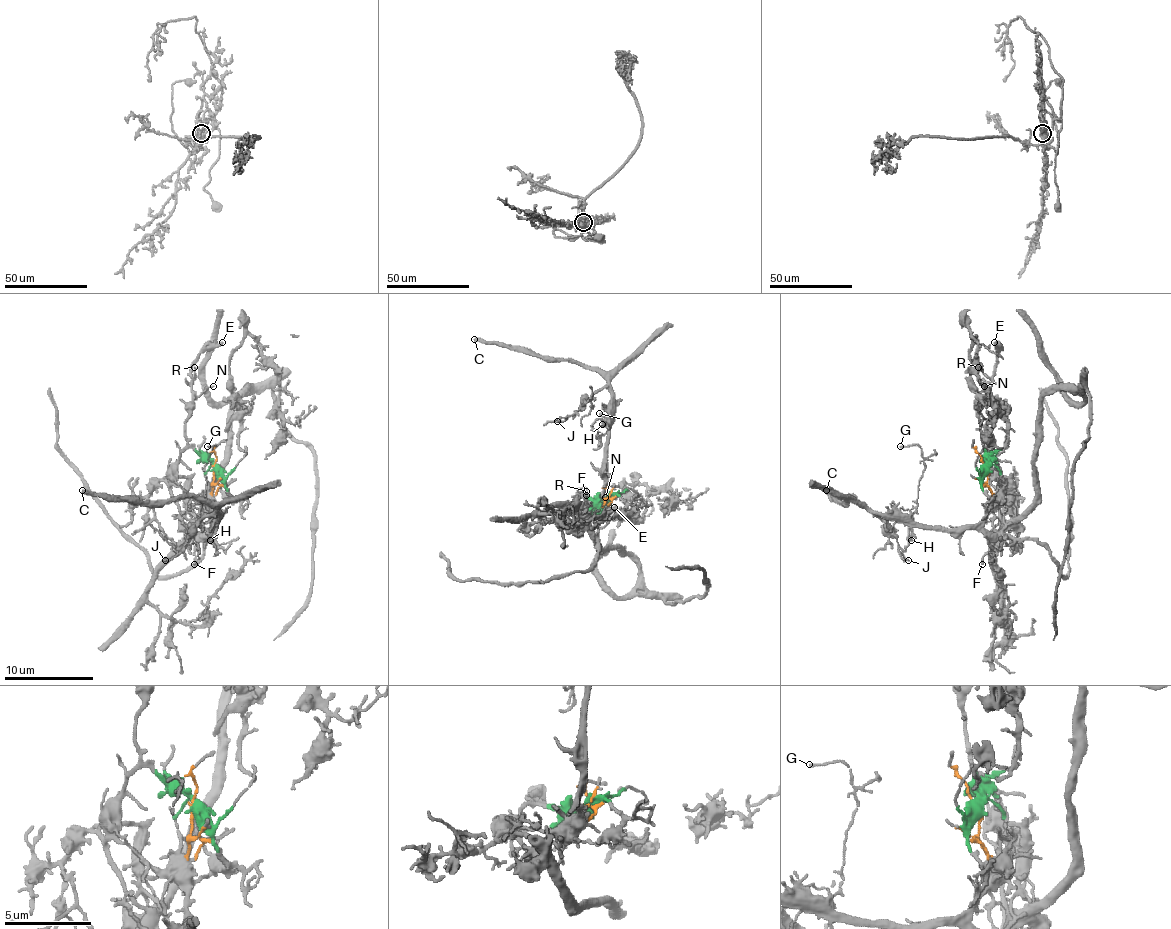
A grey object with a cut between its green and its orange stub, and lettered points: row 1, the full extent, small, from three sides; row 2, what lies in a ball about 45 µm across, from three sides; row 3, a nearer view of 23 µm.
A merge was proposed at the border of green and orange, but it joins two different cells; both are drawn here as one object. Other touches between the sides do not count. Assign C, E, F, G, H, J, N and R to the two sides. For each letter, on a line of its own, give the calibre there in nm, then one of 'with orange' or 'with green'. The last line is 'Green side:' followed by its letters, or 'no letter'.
C: calibre 280 nm; with orange
E: calibre 280 nm; with green
F: calibre 120 nm; with orange
G: calibre 120 nm; with orange
H: calibre 190 nm; with orange
J: calibre 140 nm; with orange
N: calibre 140 nm; with green
R: calibre 120 nm; with green
Green side: E, N, R

